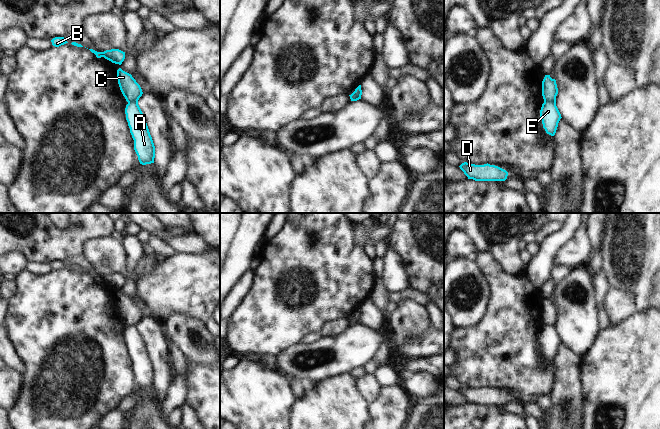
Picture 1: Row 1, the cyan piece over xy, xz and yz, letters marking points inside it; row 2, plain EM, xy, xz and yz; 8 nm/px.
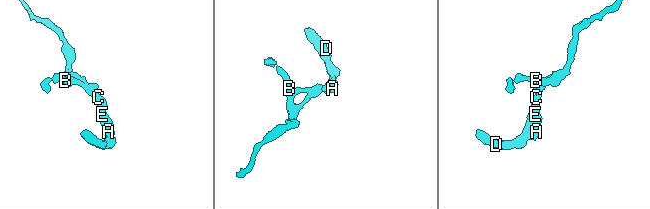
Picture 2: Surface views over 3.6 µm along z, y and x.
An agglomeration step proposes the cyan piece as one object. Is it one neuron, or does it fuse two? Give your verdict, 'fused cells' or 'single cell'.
fused cells

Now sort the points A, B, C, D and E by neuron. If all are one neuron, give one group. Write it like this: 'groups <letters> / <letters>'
groups A D E / B C

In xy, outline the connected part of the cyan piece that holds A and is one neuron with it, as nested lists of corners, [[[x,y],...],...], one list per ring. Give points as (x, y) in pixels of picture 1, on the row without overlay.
[[[138,325],[129,326],[125,332],[125,338],[130,357],[134,364],[134,374],[140,388],[154,387],[155,370]]]

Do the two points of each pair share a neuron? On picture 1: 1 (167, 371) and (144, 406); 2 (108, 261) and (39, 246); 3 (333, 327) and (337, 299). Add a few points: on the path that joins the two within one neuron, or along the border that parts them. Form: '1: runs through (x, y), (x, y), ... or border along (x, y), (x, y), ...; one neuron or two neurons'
1: border along (155, 389), (162, 401); two neurons
2: border along (100, 237), (89, 239), (84, 244), (83, 254); two neurons
3: border along (348, 318), (332, 320), (321, 331); two neurons

